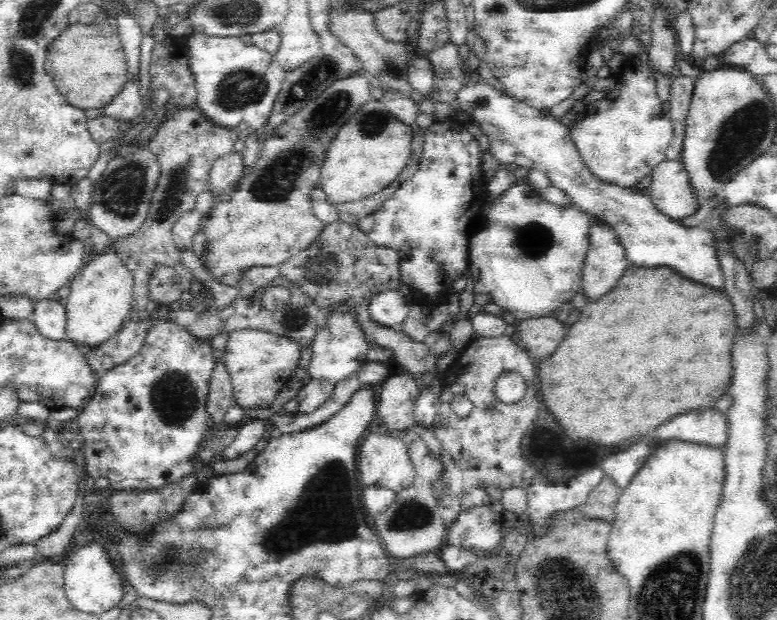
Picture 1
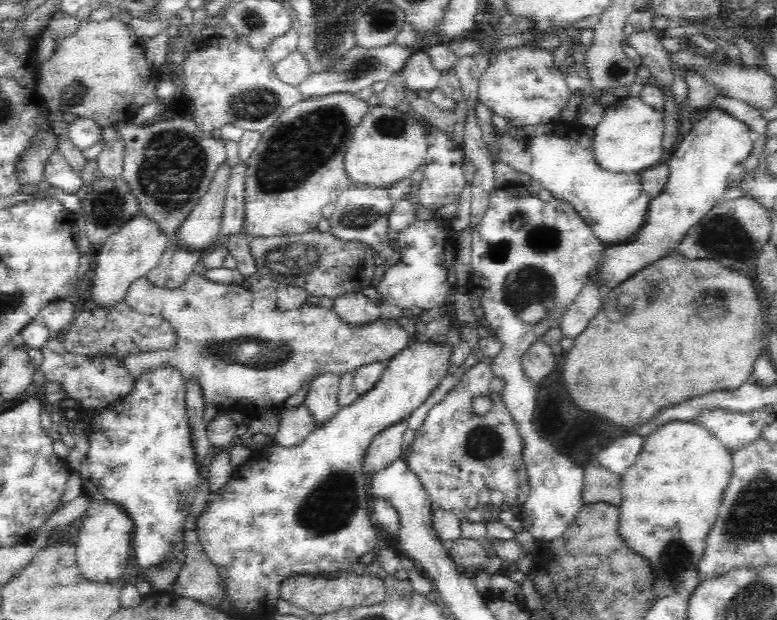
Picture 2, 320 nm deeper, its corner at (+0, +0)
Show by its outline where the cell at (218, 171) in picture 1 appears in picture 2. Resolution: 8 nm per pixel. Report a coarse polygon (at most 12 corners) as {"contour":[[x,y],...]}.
{"contour":[[232,166],[216,169],[178,244],[202,254],[220,231]]}

